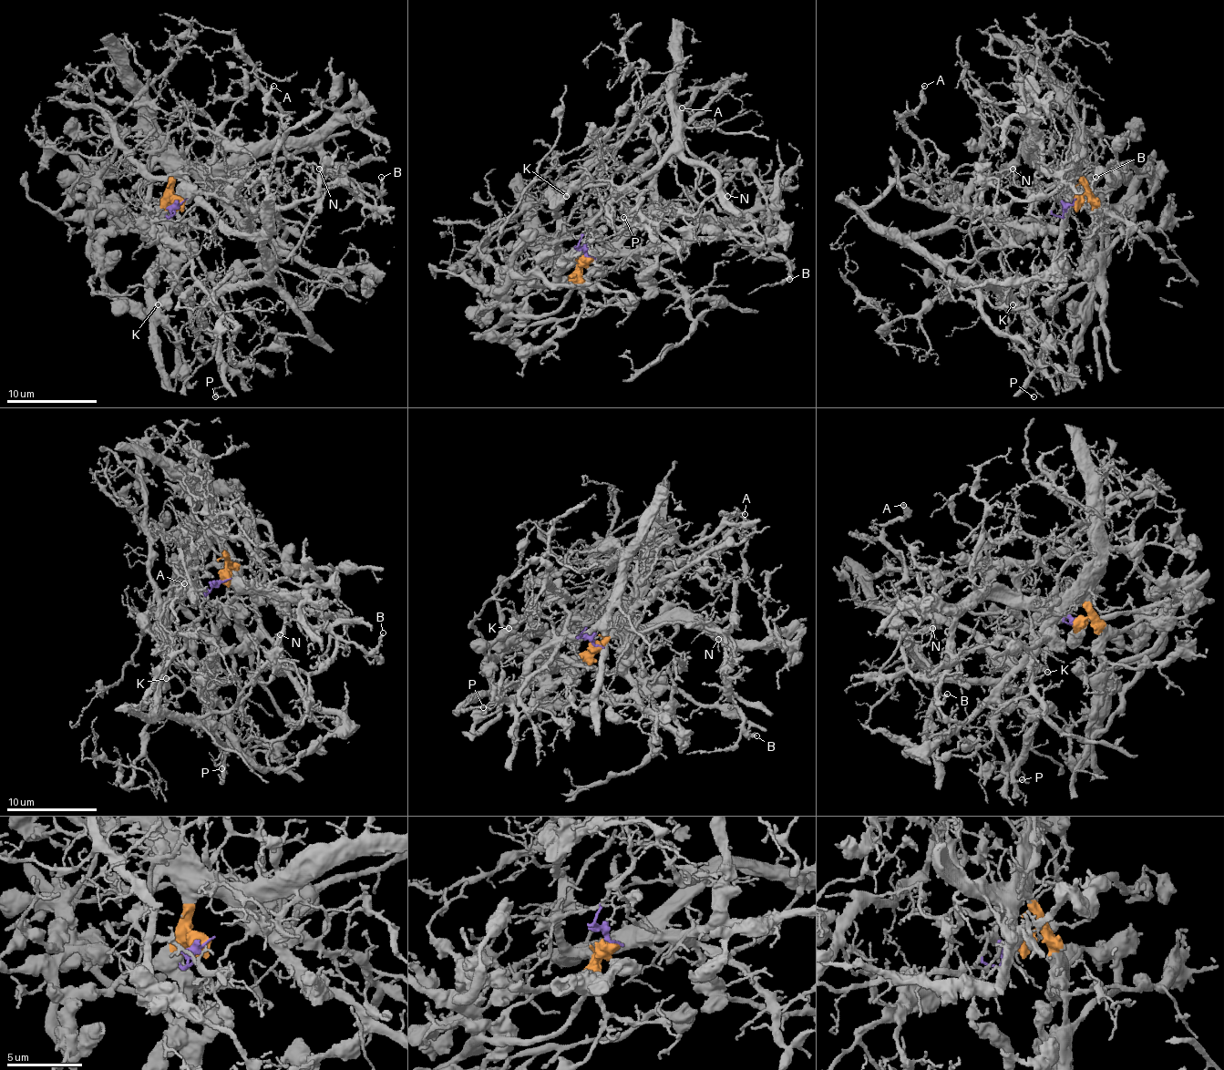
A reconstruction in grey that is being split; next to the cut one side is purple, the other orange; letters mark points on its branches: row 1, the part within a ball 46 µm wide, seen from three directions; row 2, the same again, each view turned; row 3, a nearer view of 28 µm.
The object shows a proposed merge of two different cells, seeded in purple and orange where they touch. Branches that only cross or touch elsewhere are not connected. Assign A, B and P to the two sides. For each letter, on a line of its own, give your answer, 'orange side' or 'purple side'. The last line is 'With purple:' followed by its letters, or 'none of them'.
A: purple side
B: orange side
P: purple side
With purple: A, P

